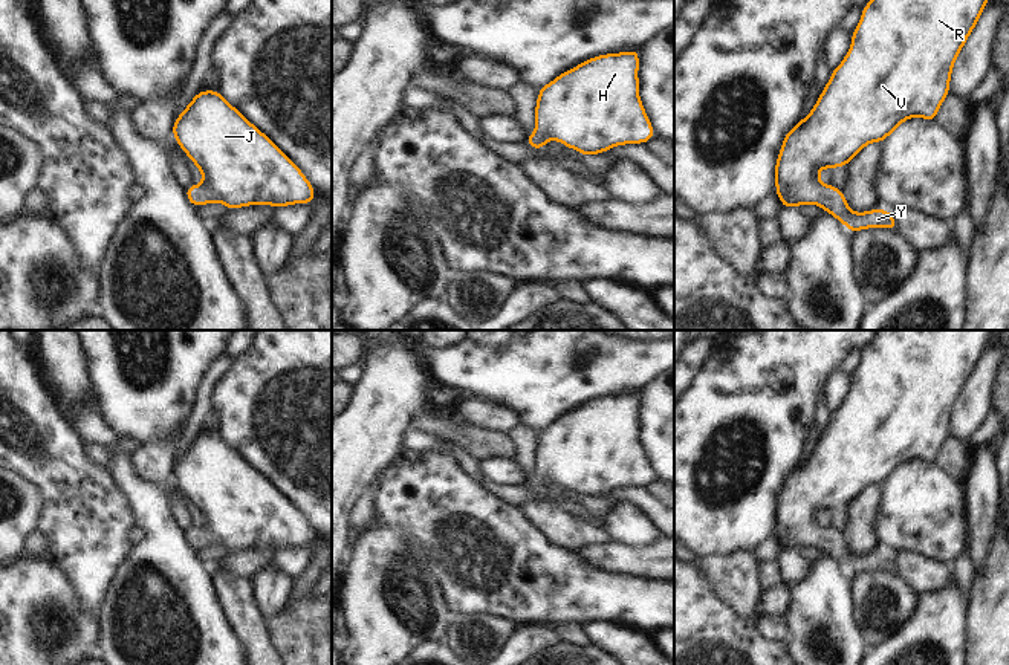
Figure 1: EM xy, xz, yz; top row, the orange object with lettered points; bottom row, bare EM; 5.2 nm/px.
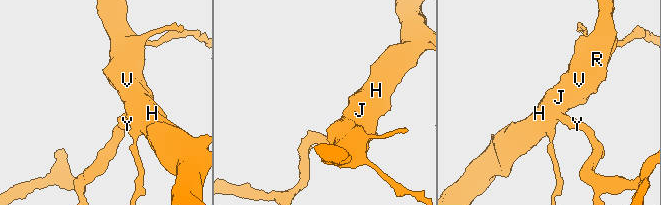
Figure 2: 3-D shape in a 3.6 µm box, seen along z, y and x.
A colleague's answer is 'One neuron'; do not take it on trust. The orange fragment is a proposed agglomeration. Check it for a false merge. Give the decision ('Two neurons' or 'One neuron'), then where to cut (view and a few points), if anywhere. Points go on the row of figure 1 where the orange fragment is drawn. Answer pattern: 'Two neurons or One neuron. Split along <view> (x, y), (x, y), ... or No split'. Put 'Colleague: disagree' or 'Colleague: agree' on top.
Colleague: agree
One neuron. No split.

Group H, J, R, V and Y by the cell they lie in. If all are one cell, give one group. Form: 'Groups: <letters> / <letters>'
Groups: H J R V Y.

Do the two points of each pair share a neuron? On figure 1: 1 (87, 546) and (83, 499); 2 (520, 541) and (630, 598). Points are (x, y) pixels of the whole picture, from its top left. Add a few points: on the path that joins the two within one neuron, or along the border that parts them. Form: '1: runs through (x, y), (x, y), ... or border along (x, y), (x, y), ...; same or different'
1: runs through (87, 534), (83, 511); same
2: runs through (548, 569), (567, 589), (603, 595); same

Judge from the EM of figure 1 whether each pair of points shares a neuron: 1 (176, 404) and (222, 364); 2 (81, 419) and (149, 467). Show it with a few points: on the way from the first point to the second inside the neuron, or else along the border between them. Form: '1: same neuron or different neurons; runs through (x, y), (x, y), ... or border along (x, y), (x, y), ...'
1: different neurons; border along (217, 356), (196, 387), (187, 421)
2: different neurons; border along (129, 454), (132, 468), (141, 477), (153, 482)

